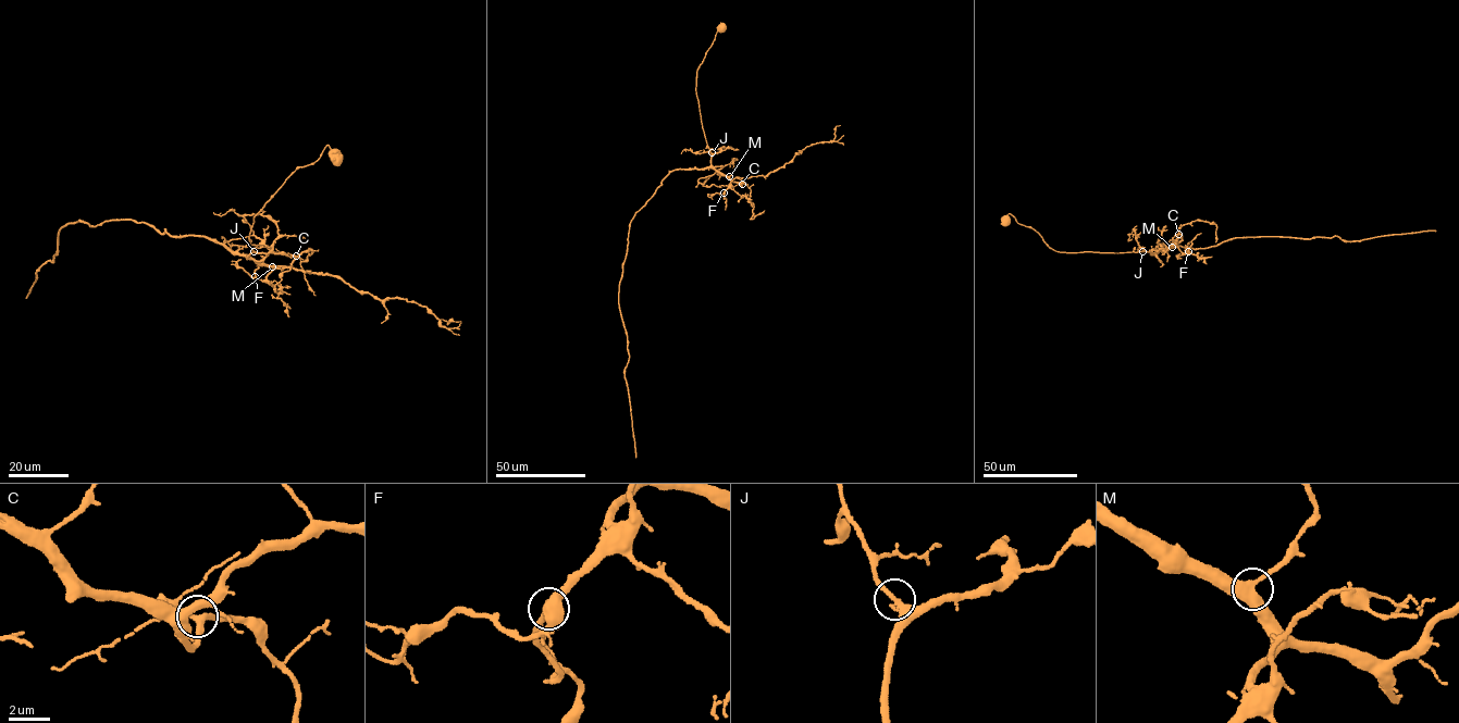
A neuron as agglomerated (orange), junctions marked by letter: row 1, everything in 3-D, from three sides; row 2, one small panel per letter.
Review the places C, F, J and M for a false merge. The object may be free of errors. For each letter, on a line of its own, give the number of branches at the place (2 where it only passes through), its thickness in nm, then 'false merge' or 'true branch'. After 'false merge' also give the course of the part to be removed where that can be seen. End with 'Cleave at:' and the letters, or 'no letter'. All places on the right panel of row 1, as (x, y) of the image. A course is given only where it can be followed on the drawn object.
C: 3 branches meet; 300 nm thick; true branch
F: 3 branches meet; 360 nm thick; true branch
J: 2 branches meet; 280 nm thick; true branch
M: 3 branches meet; 400 nm thick; true branch
Cleave at: no letter

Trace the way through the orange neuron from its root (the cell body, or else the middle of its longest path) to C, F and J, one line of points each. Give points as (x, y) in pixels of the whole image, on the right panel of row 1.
C: (1005, 222), (1011, 214), (1039, 234), (1049, 247), (1073, 253), (1154, 252), (1174, 246), (1182, 239), (1178, 234)
F: (1005, 222), (1011, 214), (1018, 223), (1037, 232), (1056, 251), (1154, 252), (1175, 247), (1184, 253), (1188, 251)
J: (1005, 222), (1011, 214), (1018, 223), (1037, 232), (1056, 251), (1142, 251)

